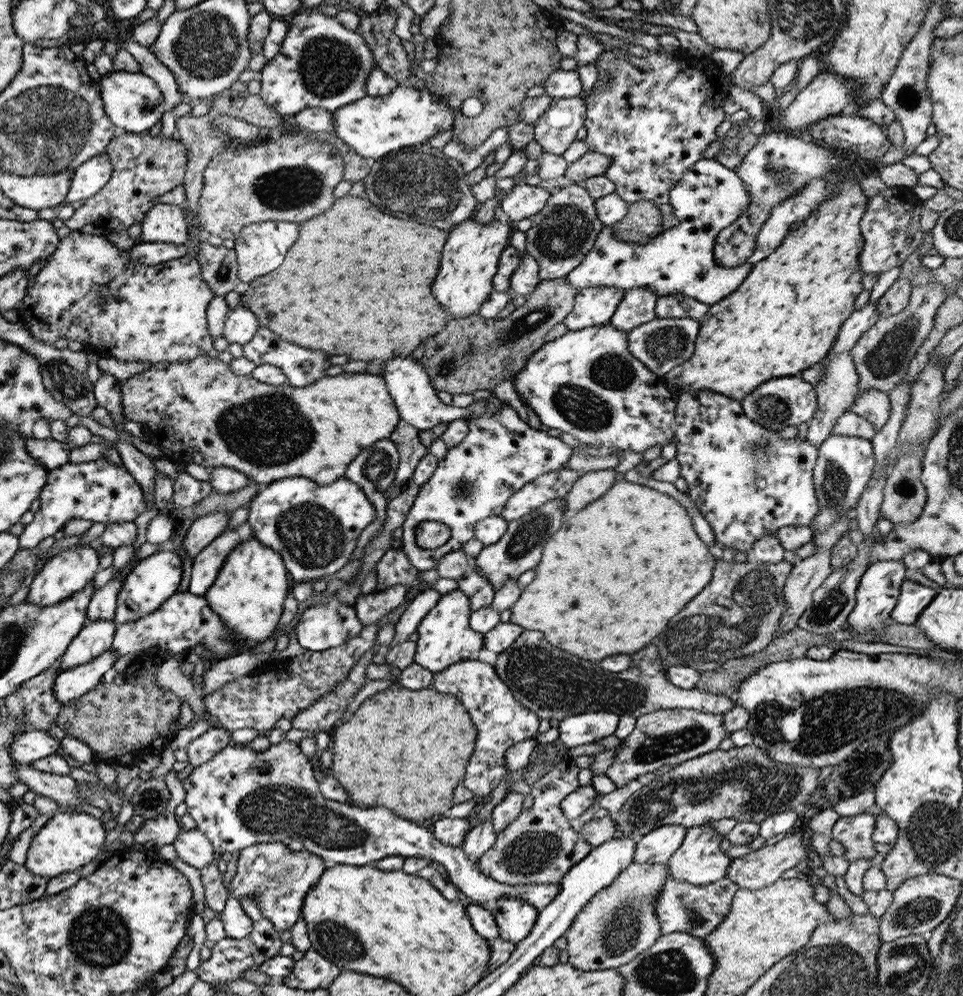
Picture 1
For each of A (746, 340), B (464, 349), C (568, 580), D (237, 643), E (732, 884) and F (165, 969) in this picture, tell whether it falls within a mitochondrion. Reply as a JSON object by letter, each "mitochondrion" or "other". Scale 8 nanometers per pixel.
{"A":"other","B":"mitochondrion","C":"other","D":"other","E":"other","F":"other"}

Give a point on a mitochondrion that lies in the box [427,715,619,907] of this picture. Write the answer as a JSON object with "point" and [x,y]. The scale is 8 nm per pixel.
{"point":[533,853]}

